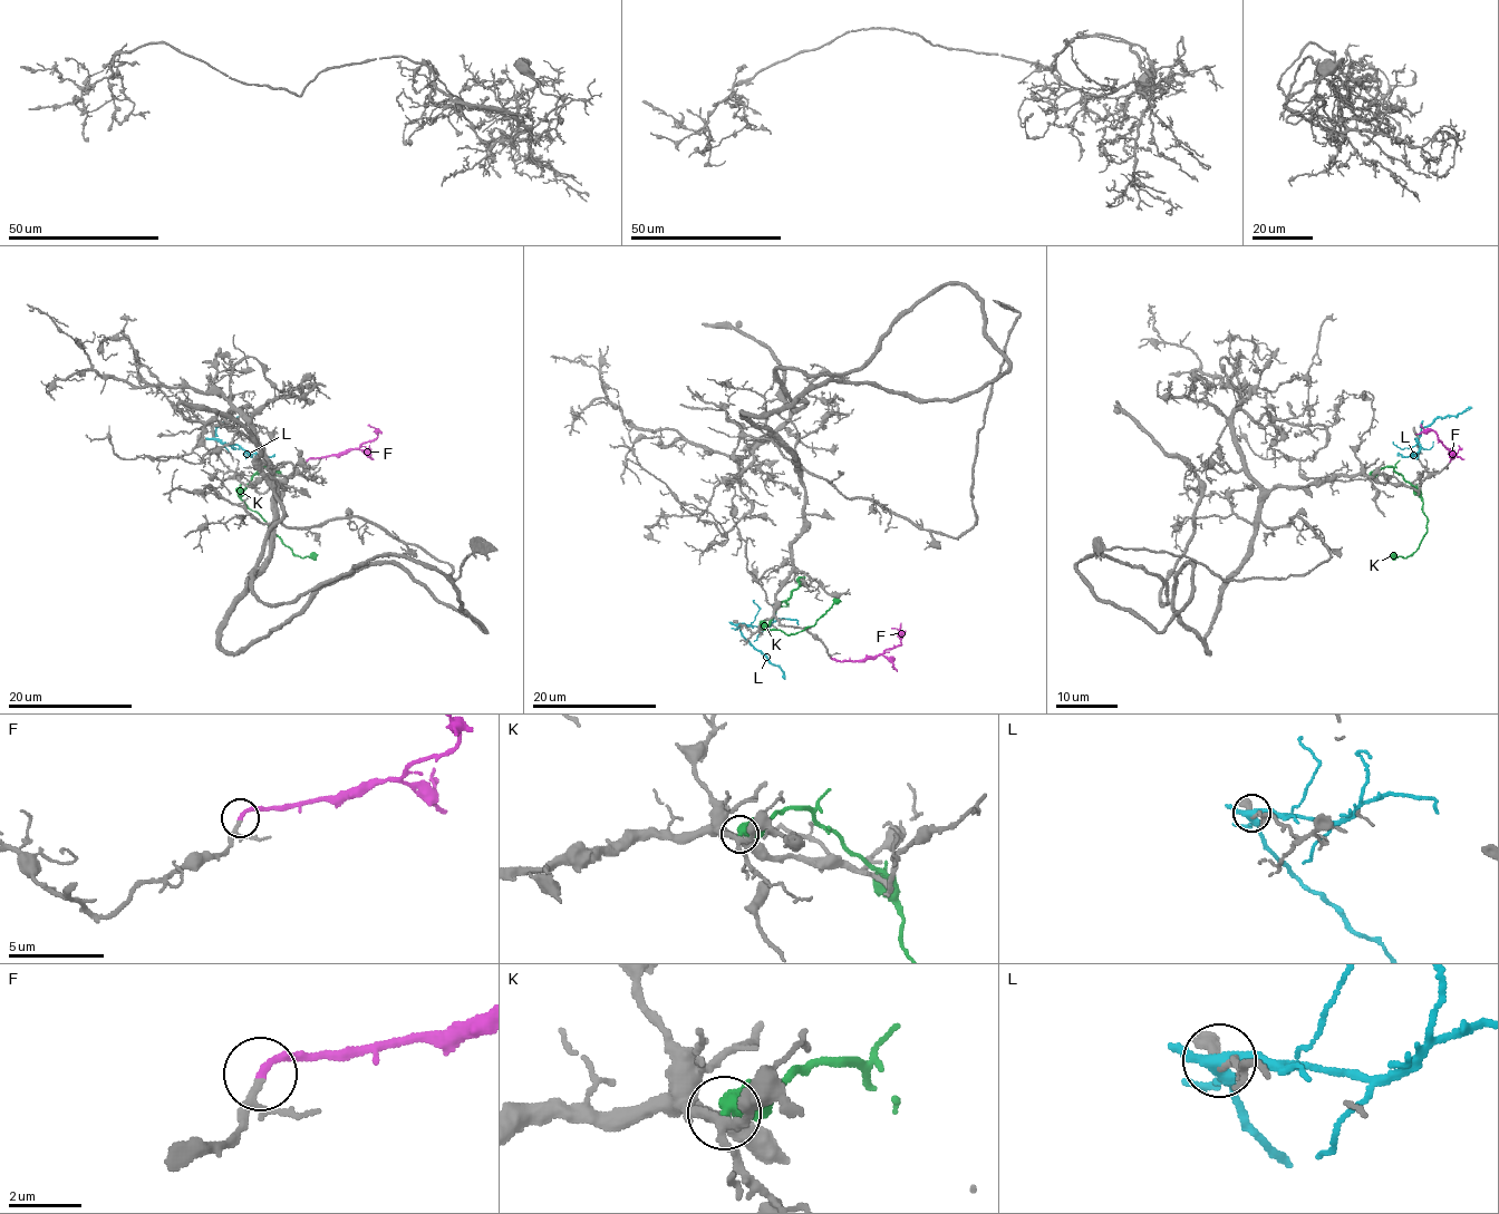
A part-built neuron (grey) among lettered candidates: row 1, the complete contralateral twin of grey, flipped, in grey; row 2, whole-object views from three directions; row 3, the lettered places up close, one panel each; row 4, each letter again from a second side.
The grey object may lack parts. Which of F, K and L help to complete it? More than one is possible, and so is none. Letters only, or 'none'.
F

